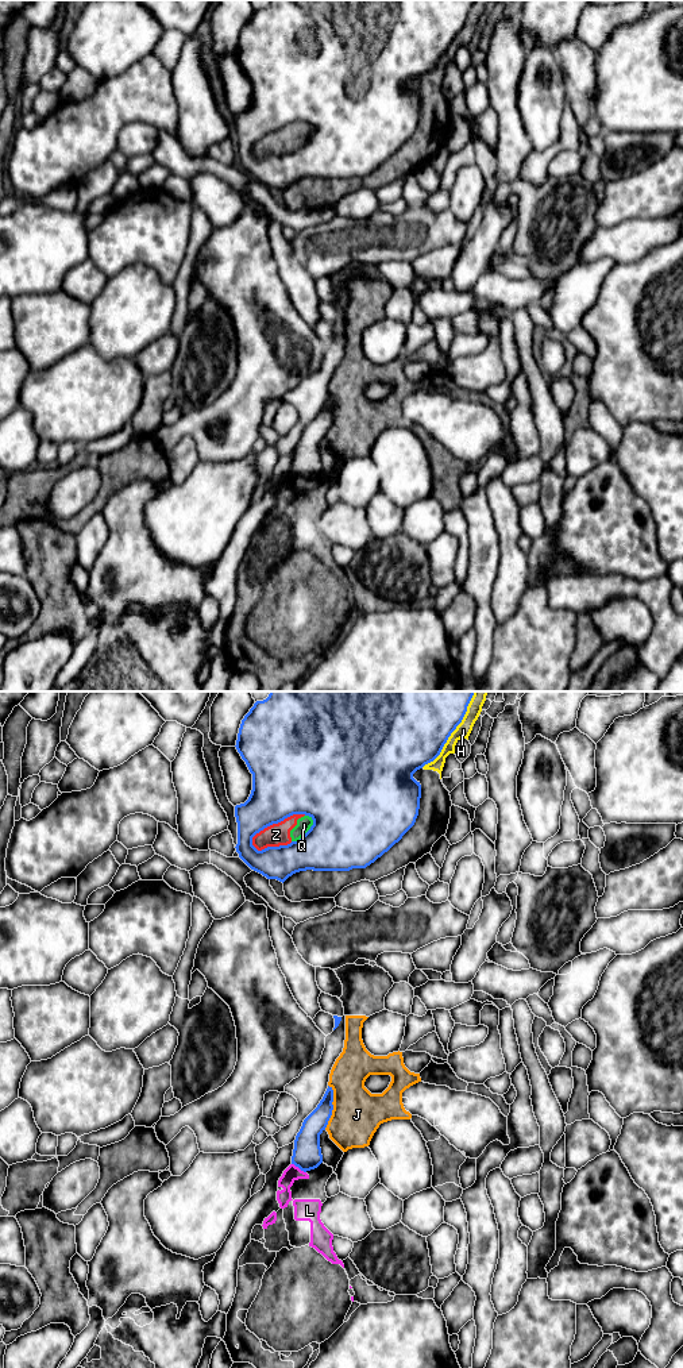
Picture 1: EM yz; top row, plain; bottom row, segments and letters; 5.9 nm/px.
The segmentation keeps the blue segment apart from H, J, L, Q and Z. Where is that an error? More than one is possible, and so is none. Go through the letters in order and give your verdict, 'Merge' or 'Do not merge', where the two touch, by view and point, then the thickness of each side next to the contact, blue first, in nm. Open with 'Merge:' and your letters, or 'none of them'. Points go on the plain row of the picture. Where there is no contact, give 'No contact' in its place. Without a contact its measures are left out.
Merge: none of them
H: Do not merge. Touches blue at yz (452, 39). Thickness 500 nm (blue) against 90 nm
J: Do not merge. Touches blue at yz (332, 416). Thickness 140 nm (blue) against 300 nm
L: Do not merge. Touches blue at yz (298, 476). Thickness 180 nm (blue) against 110 nm
Q: Do not merge. Touches blue at yz (308, 139). Thickness 460 nm (blue) against 90 nm
Z: Do not merge. Touches blue at yz (276, 131). Thickness 400 nm (blue) against 140 nm

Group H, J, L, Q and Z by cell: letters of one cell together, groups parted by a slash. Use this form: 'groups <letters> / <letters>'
groups H J L Q Z

